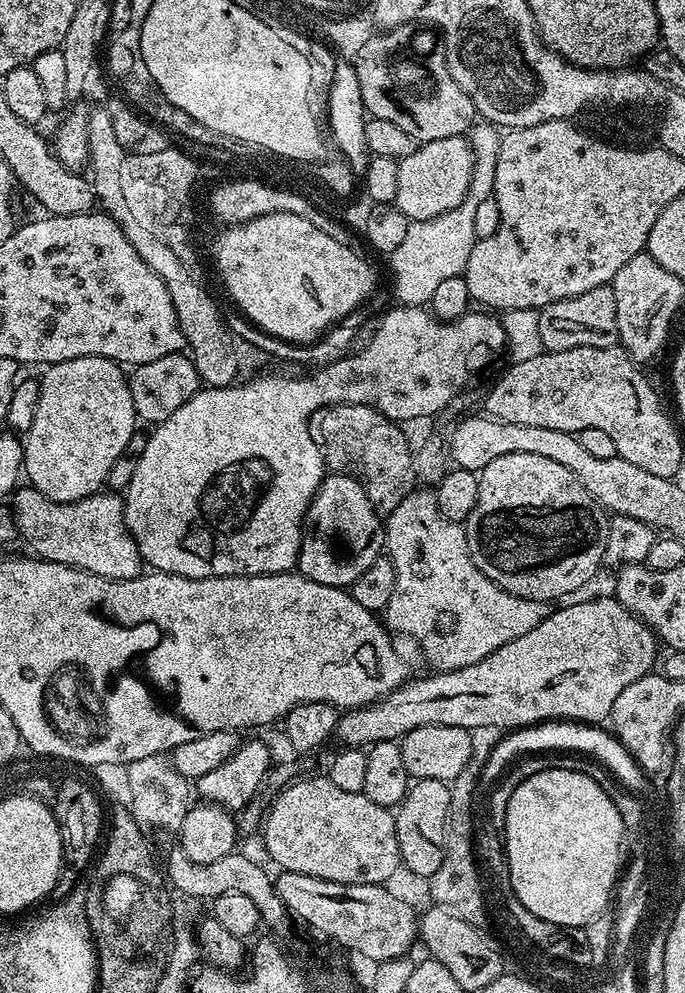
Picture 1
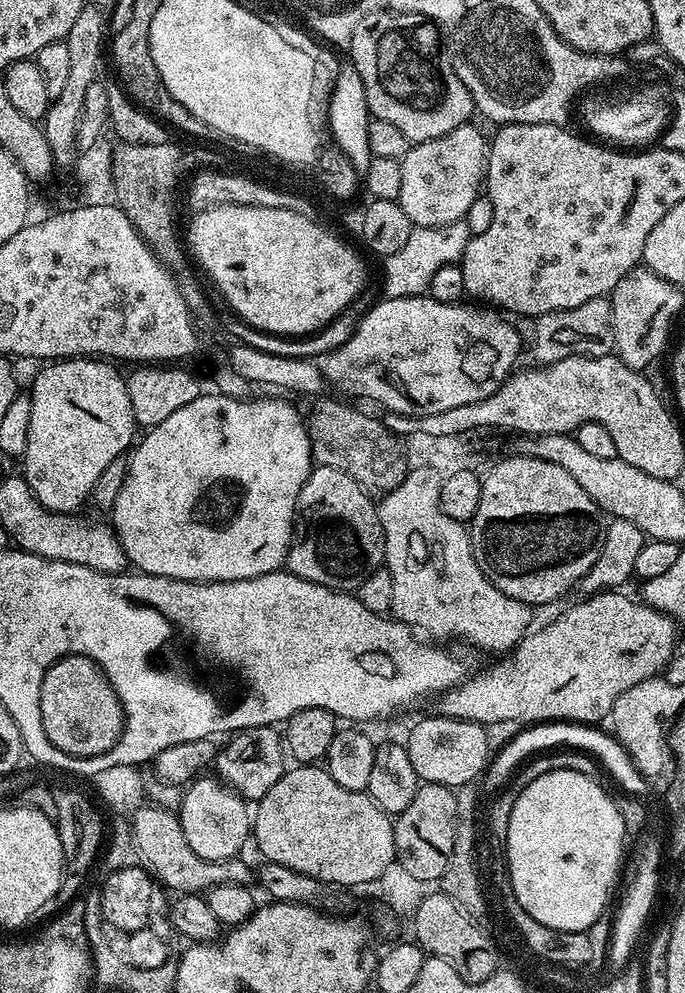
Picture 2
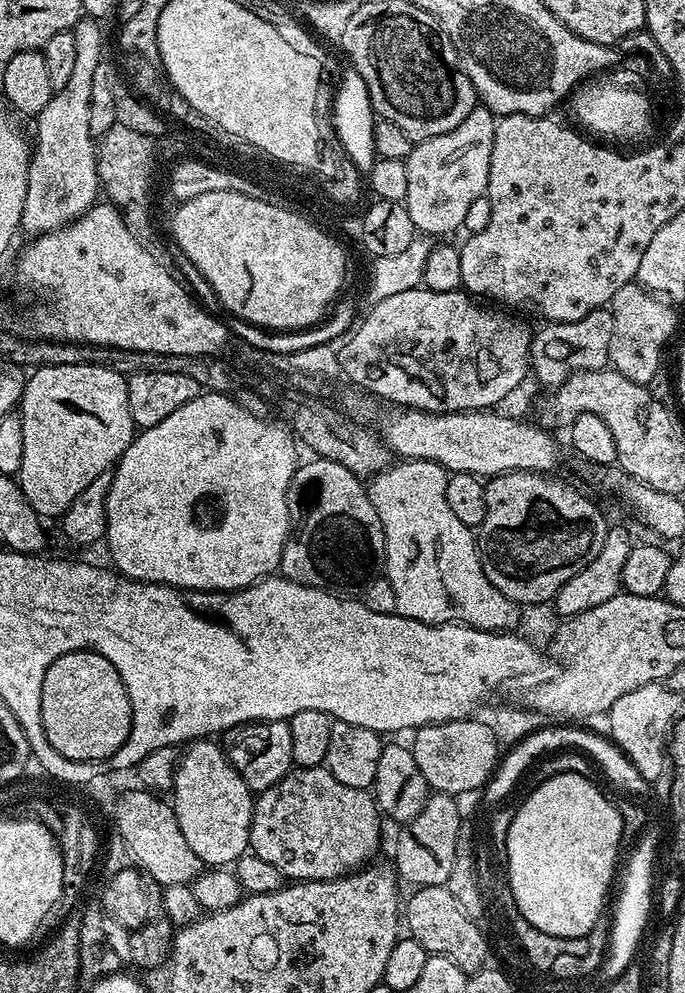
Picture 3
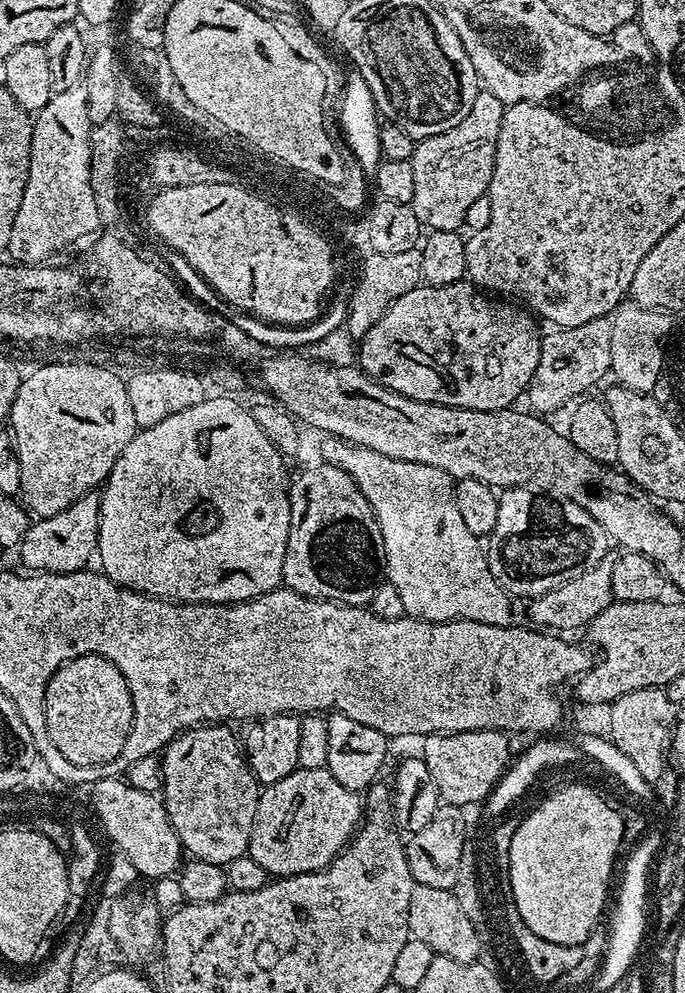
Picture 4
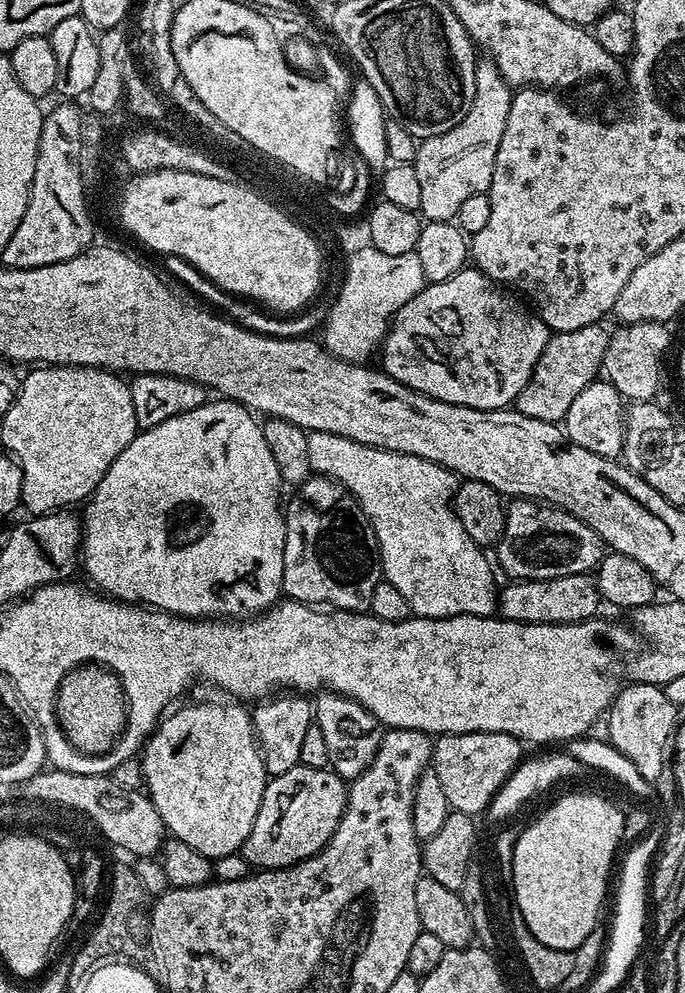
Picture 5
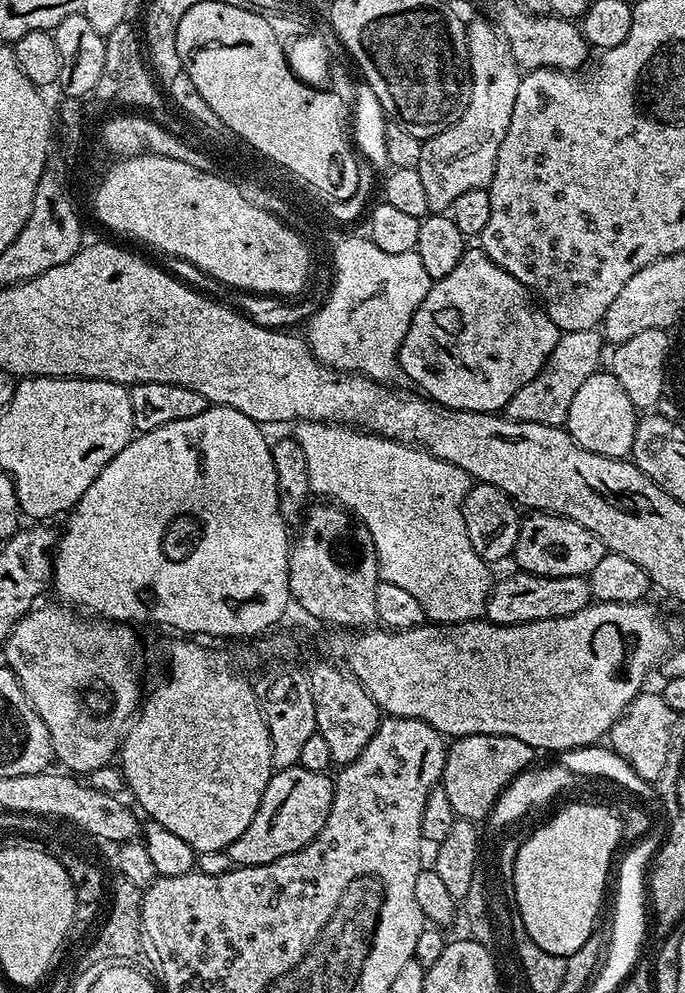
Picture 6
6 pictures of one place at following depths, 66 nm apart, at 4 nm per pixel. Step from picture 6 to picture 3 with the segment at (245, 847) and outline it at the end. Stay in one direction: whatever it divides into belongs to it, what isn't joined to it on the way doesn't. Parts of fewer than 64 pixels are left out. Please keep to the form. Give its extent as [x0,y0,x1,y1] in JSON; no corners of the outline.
[248,766,382,881]

